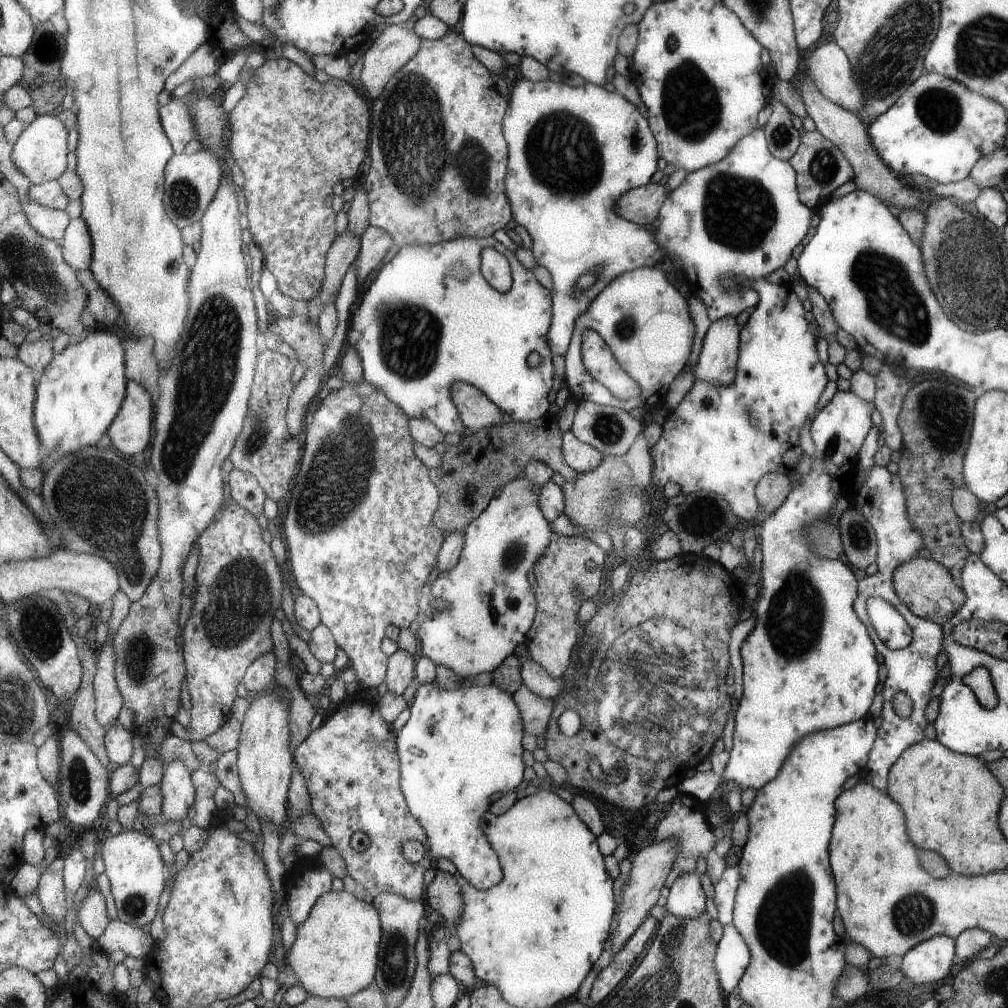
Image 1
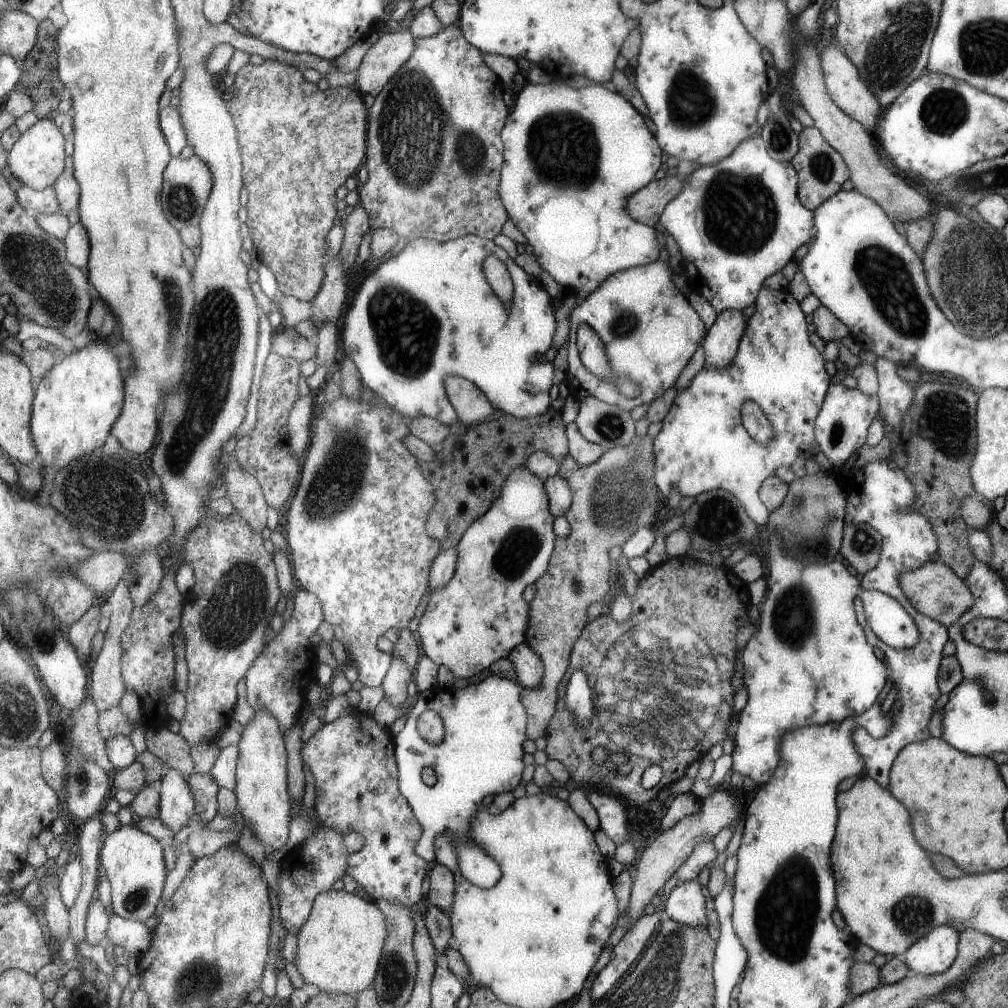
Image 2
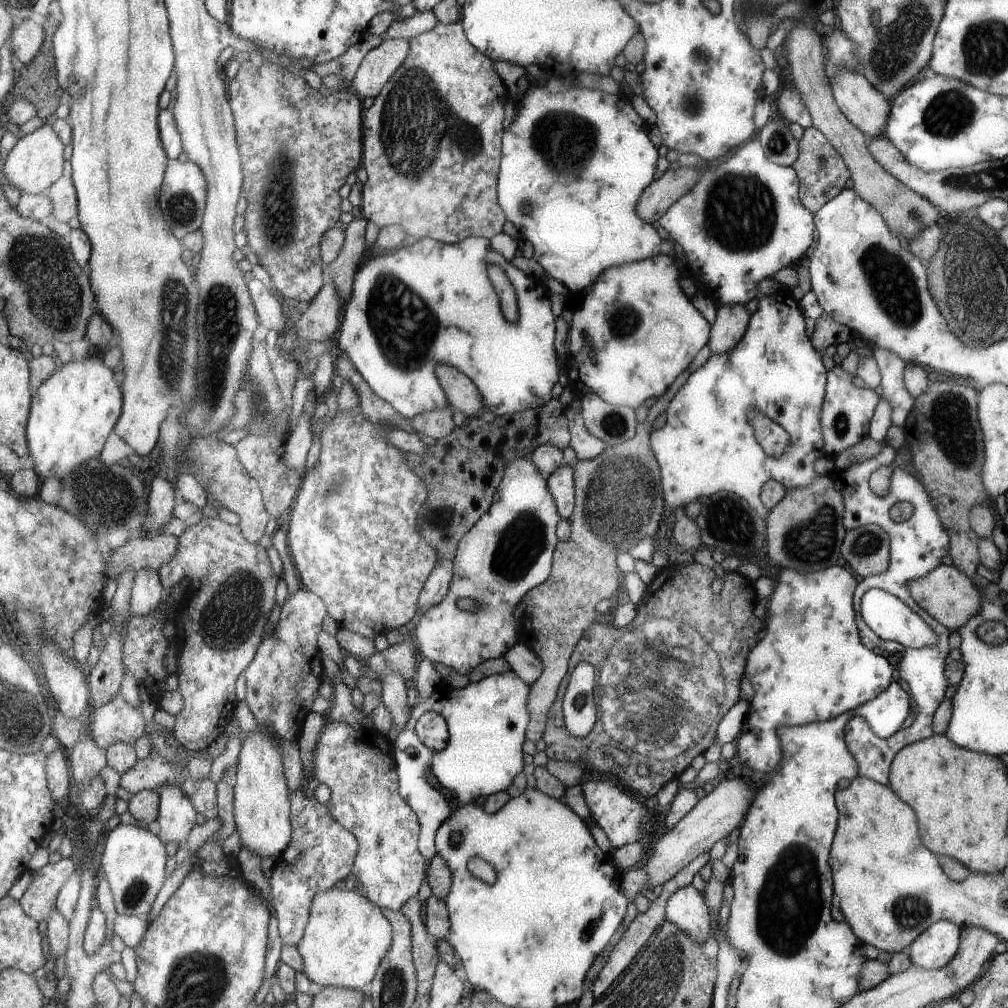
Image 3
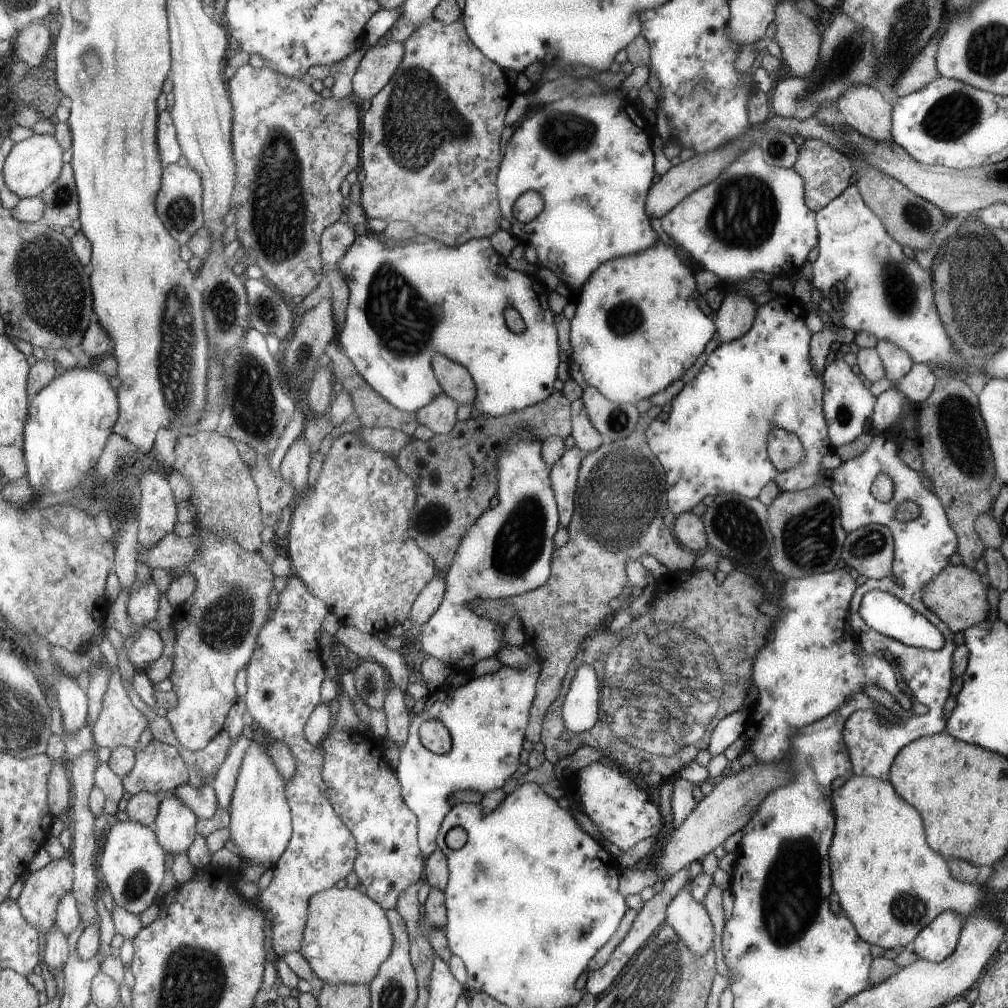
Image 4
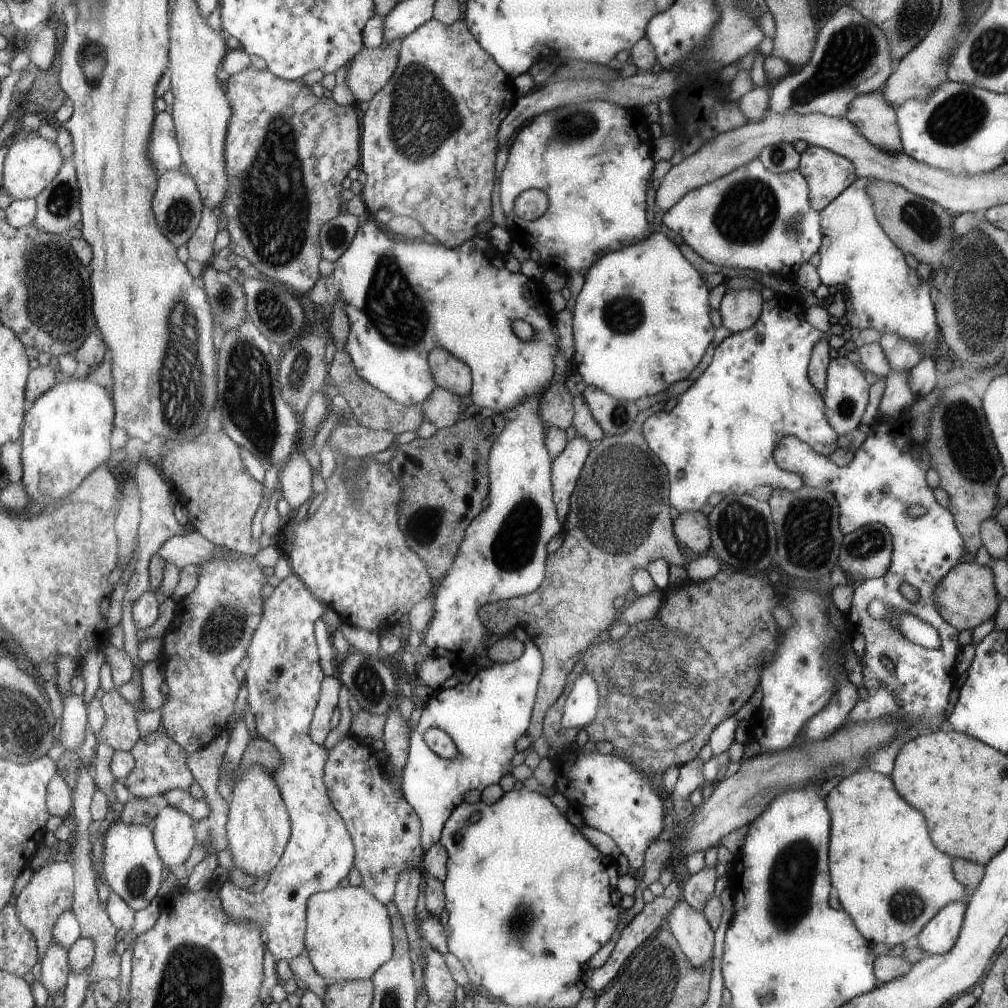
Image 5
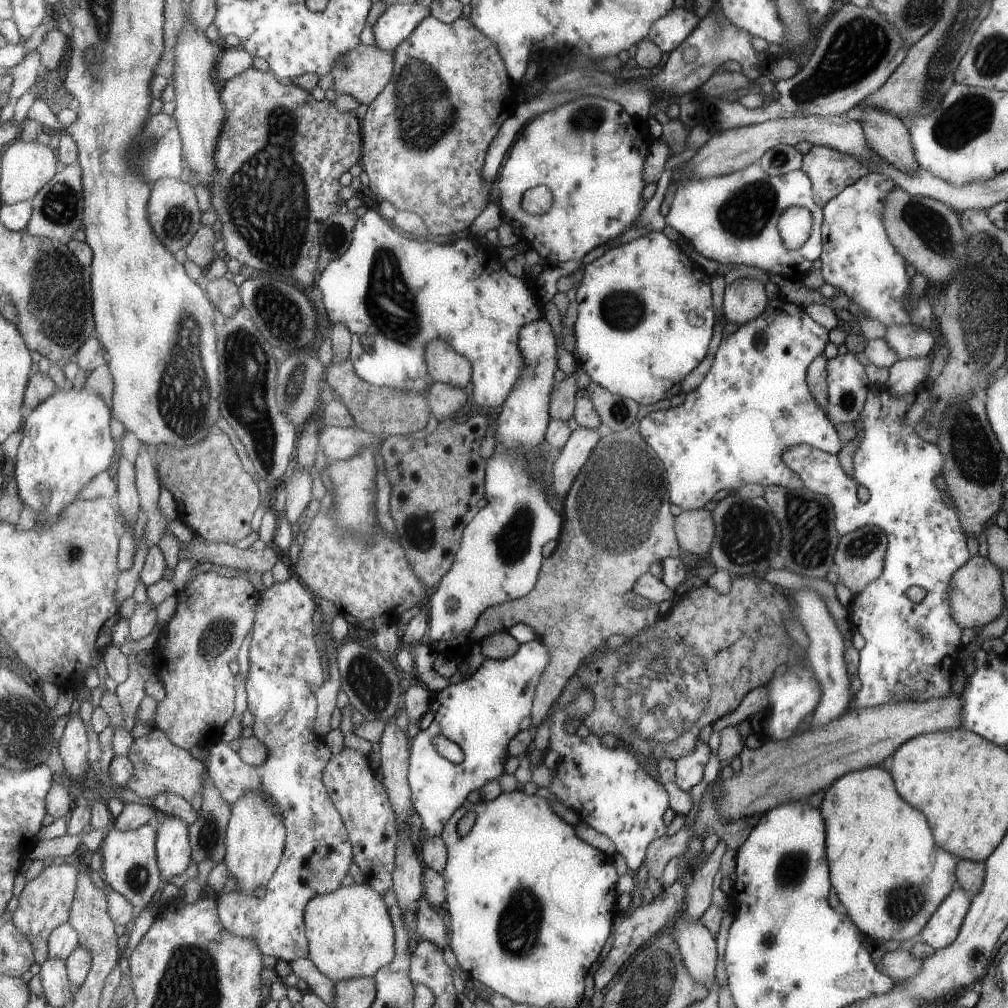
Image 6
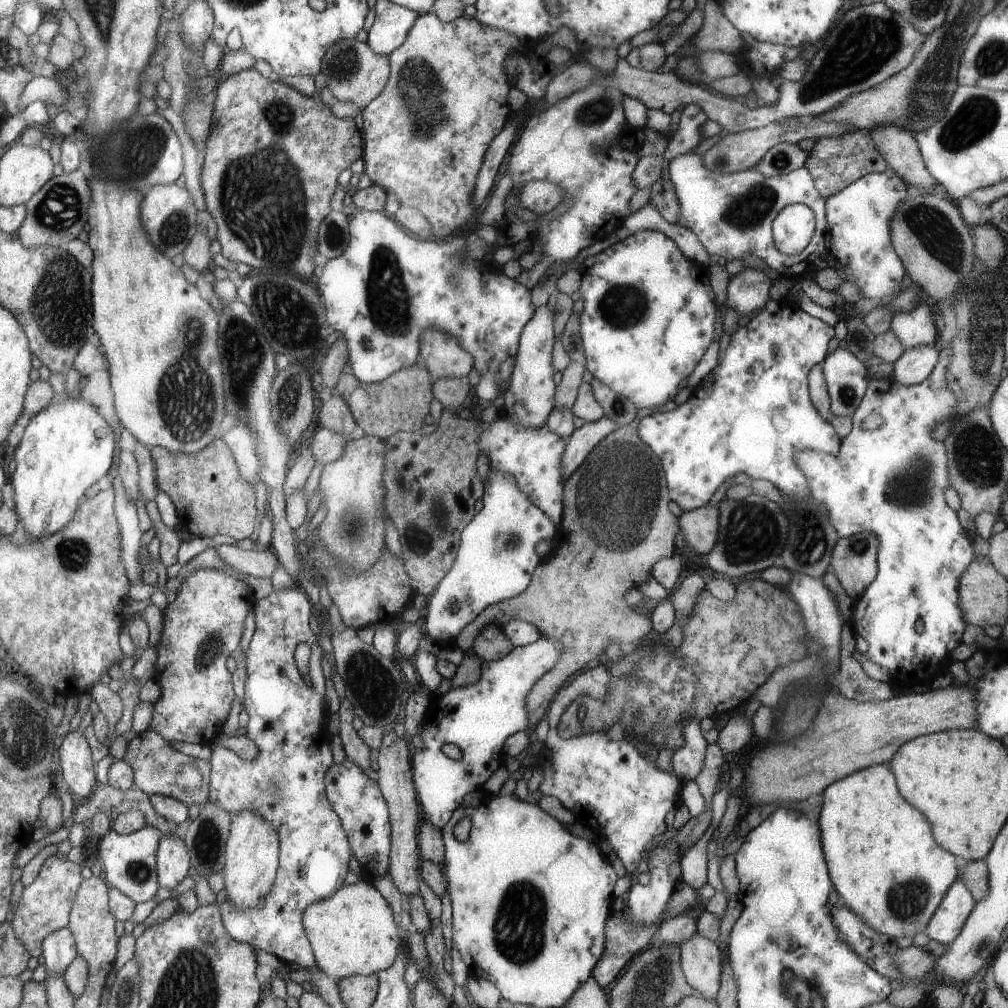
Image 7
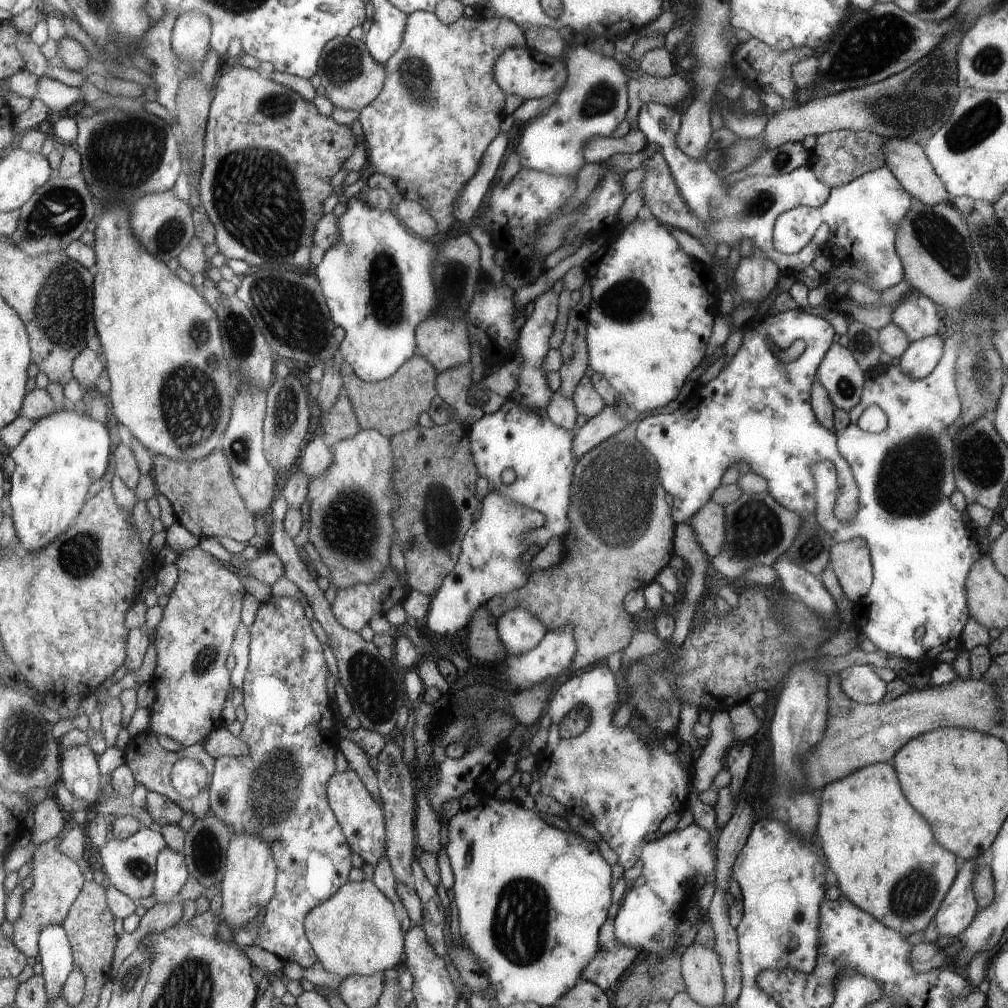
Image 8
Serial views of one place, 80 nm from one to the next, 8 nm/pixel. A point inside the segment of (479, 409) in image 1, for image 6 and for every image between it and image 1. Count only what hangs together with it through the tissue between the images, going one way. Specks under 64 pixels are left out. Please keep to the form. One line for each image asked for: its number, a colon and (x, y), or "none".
2: (471, 406)
3: (462, 394)
4: (455, 381)
5: (450, 373)
6: (443, 364)

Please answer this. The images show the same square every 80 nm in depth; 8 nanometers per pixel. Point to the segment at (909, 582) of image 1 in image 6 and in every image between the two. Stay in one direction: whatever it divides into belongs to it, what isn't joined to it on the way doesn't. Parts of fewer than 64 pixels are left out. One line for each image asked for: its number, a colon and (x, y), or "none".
2: (934, 589)
3: (946, 594)
4: (957, 596)
5: (966, 596)
6: (975, 594)

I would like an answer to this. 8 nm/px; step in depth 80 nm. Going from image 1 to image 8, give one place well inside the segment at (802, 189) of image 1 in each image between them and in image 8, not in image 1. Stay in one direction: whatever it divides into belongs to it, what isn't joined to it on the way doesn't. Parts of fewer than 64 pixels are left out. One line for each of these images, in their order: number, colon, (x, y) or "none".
2: (820, 169)
3: (822, 173)
4: (825, 172)
5: (827, 173)
6: (830, 171)
7: (834, 162)
8: (839, 156)

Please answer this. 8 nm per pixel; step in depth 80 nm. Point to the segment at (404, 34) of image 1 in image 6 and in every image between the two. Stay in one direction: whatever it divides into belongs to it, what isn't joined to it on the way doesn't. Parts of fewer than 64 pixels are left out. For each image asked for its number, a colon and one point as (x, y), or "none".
2: (385, 57)
3: (379, 64)
4: (378, 65)
5: (368, 71)
6: (363, 72)

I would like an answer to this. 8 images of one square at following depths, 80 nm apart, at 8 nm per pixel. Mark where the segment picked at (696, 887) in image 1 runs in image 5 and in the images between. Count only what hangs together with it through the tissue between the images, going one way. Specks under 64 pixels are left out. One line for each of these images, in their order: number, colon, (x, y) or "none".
2: (685, 904)
3: (685, 909)
4: (688, 918)
5: (695, 938)

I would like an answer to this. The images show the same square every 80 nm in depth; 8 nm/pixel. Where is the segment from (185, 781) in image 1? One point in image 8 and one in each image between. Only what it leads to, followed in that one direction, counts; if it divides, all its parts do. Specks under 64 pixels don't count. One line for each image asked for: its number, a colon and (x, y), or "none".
2: (176, 803)
3: (176, 816)
4: (175, 823)
5: (173, 833)
6: (172, 845)
7: (173, 862)
8: (170, 873)

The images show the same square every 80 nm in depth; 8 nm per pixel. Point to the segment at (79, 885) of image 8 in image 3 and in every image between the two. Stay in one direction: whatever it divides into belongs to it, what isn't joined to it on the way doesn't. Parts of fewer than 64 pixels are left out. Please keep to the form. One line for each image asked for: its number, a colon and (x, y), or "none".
3: (39, 899)
4: (42, 892)
5: (50, 892)
6: (45, 903)
7: (45, 906)

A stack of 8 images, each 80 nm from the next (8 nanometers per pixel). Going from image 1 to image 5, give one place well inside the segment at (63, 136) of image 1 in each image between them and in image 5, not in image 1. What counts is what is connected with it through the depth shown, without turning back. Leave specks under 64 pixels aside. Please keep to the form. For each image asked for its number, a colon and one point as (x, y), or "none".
2: (38, 158)
3: (36, 162)
4: (33, 164)
5: (31, 164)

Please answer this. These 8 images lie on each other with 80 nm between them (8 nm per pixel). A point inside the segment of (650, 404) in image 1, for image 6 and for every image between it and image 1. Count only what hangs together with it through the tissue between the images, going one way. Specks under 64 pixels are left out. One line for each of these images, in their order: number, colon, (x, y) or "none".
2: (649, 331)
3: (632, 331)
4: (636, 328)
5: (640, 322)
6: (638, 352)

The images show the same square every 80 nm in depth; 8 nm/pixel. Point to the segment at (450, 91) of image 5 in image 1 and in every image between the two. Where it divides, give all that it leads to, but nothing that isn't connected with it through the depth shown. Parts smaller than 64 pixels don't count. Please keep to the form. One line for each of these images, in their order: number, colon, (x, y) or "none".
1: (437, 156)
2: (427, 179)
3: (445, 101)
4: (430, 138)

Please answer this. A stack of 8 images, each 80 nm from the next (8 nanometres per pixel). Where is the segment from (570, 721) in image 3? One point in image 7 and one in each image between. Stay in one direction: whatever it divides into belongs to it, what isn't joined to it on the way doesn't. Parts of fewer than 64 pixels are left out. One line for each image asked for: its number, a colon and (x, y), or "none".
4: (580, 707)
5: (581, 704)
6: (605, 786)
7: (621, 796)

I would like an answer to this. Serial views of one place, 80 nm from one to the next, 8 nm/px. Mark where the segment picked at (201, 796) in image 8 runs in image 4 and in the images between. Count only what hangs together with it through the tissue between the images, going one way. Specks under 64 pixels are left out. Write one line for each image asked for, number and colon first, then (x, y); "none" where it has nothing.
4: (158, 767)
5: (160, 765)
6: (159, 767)
7: (153, 762)

